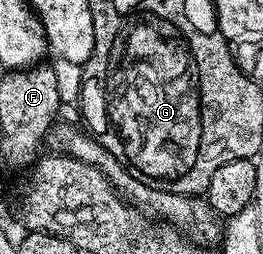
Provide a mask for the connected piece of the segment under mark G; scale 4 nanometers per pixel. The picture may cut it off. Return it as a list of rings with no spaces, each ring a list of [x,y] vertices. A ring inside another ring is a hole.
[[[146,17],[137,19],[132,22],[133,25],[129,29],[129,34],[125,37],[125,46],[121,49],[121,58],[117,61],[117,73],[108,74],[108,111],[109,123],[112,132],[117,132],[117,137],[121,140],[120,152],[125,152],[124,160],[127,162],[128,168],[134,174],[140,175],[145,179],[154,179],[158,177],[158,182],[168,183],[177,177],[183,176],[191,170],[192,164],[195,163],[196,153],[199,151],[199,143],[201,139],[201,99],[197,92],[197,79],[193,68],[193,55],[189,51],[188,43],[185,42],[180,32],[175,28],[172,20],[163,17]]]

